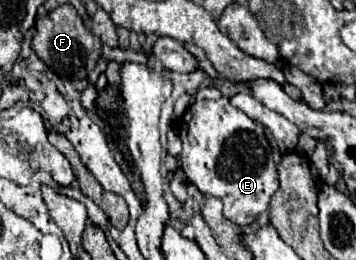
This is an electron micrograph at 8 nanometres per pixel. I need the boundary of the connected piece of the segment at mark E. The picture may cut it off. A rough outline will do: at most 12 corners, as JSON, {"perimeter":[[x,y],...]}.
{"perimeter":[[229,98],[177,122],[181,168],[249,226],[279,188],[265,128]]}

